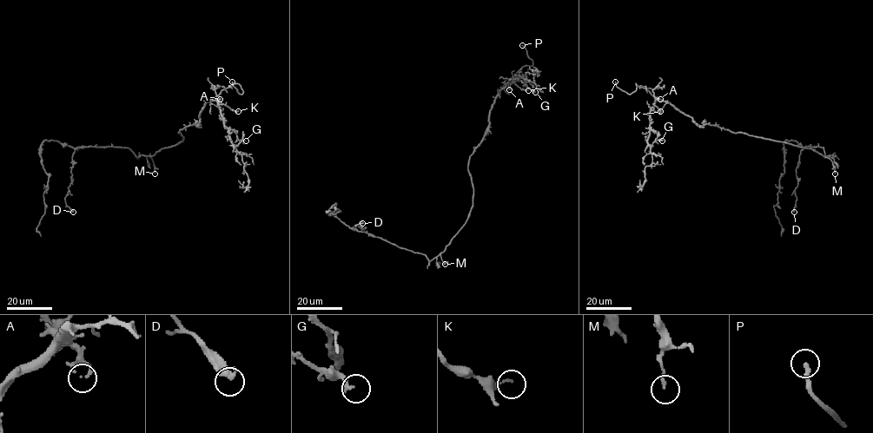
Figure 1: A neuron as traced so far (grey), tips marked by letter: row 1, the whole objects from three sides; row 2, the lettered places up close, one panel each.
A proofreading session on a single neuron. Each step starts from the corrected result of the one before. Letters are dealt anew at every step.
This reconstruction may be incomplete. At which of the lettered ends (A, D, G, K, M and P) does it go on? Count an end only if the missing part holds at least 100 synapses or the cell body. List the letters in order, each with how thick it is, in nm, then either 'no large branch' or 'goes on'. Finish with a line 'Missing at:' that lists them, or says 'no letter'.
A: 180 nm | no large branch
D: 340 nm | no large branch
G: 240 nm | no large branch
K: 120 nm | no large branch
M: 140 nm | no large branch
P: 200 nm | goes on
Missing at: P

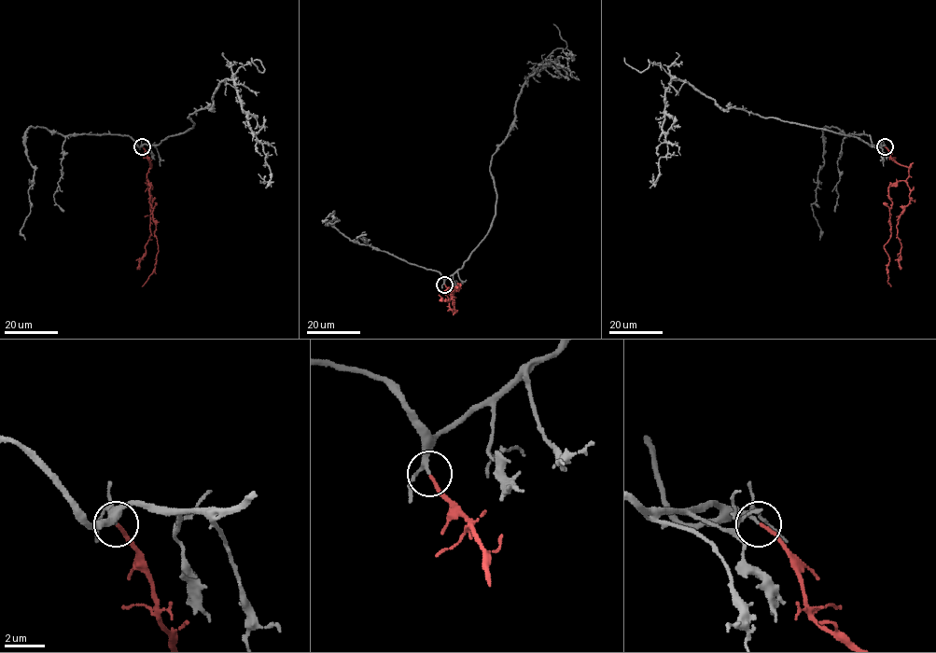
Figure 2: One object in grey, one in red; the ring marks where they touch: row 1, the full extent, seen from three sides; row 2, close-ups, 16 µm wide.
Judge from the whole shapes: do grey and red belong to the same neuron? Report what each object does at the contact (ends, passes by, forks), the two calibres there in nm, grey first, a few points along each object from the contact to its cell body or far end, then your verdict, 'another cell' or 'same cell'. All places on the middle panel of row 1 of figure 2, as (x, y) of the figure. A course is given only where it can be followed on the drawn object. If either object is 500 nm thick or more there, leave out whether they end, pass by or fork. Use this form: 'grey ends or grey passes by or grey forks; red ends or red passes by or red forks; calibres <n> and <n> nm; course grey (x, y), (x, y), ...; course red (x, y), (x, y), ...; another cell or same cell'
grey forks; red ends; calibres 120 and 170 nm; course grey (444, 284), (489, 229), (490, 161), (512, 126), (518, 94), (540, 65), (567, 66), (573, 57), (561, 53); course red (444, 284), (452, 294), (453, 309), (452, 288), (458, 290), (460, 284), (458, 289), (444, 291); same cell

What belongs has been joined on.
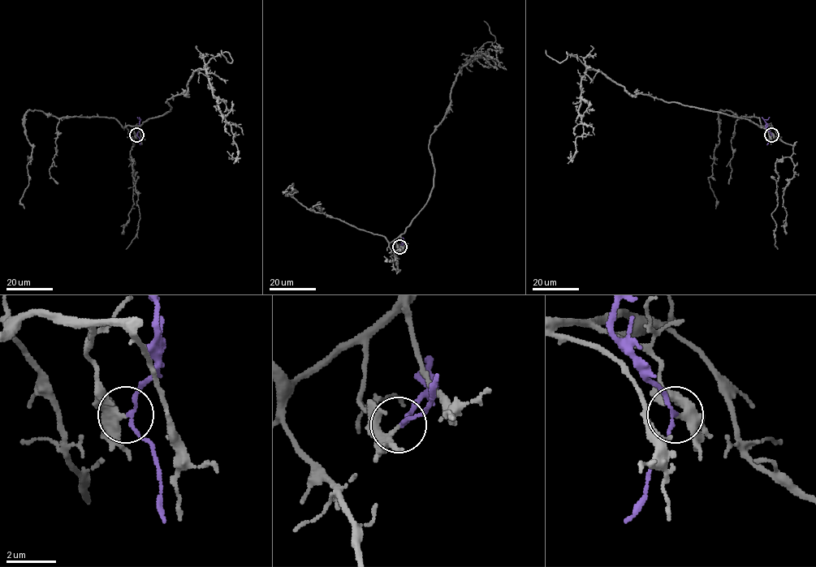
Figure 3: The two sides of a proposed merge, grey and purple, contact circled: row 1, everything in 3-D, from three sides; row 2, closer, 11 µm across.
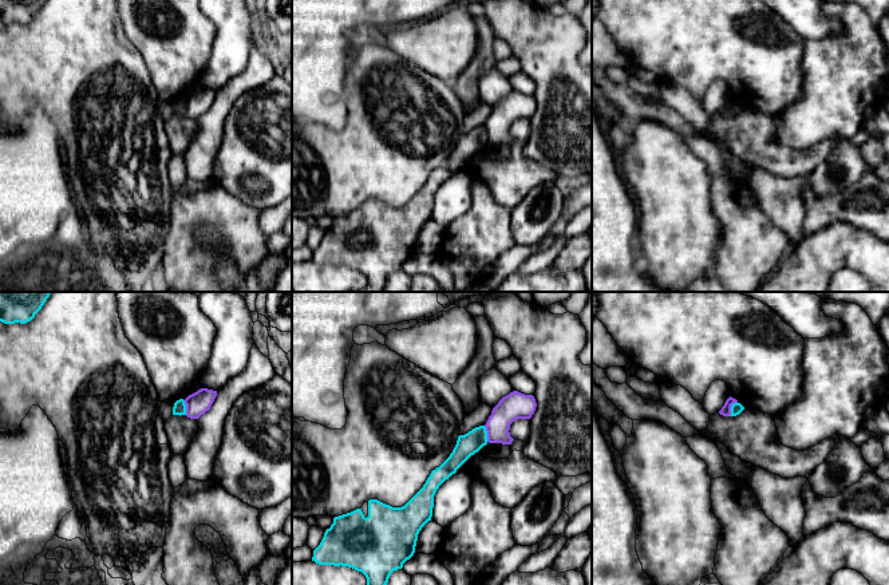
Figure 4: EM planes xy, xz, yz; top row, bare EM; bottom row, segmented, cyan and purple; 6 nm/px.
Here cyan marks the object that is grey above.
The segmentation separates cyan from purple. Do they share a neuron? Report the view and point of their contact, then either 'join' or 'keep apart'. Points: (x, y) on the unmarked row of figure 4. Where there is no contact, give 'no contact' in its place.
yz (731, 109) | keep apart

